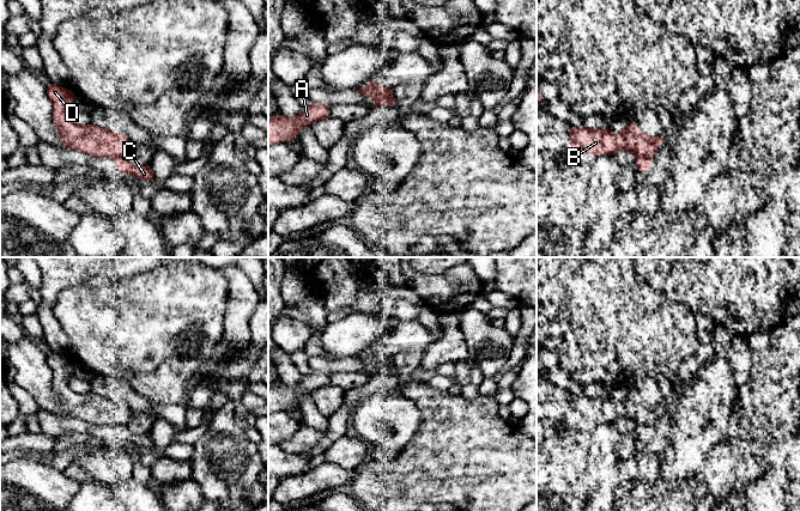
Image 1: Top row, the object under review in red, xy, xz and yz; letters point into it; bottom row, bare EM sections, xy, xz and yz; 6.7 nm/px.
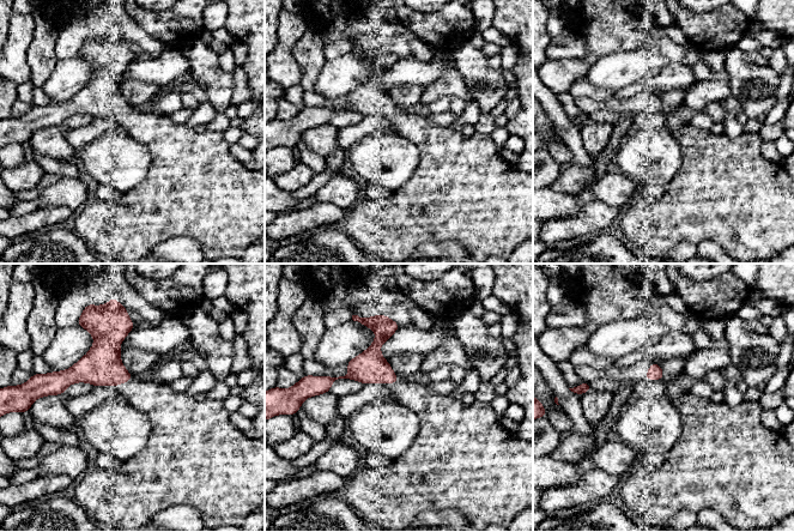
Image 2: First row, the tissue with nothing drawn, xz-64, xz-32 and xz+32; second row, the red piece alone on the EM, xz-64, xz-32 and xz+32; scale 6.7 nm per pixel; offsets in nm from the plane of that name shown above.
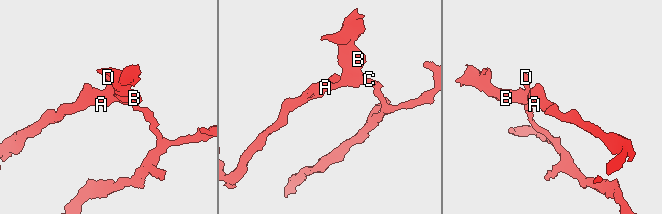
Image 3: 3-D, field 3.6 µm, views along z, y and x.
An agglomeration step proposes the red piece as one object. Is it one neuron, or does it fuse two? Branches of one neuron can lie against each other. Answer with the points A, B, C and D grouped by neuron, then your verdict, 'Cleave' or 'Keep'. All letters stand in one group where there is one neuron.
Groups: A B D / C. Cleave

